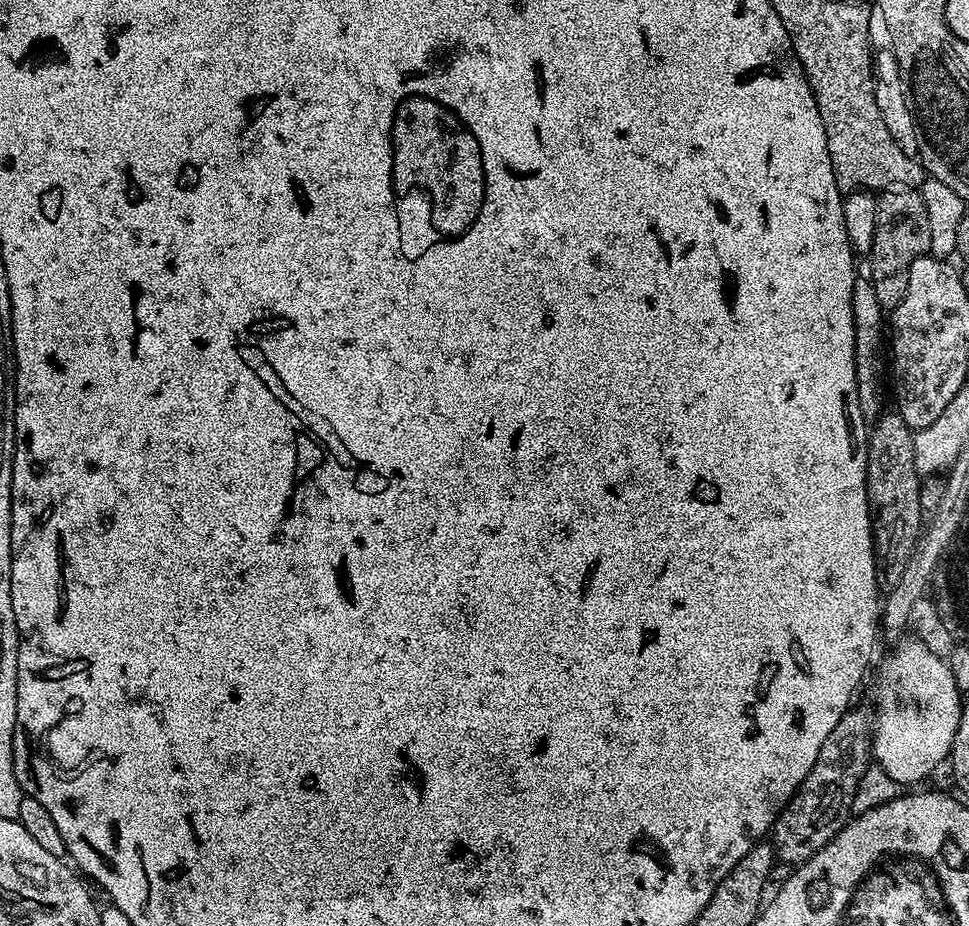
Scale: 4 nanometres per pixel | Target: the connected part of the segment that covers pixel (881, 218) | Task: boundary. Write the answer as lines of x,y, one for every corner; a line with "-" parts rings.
885,191
877,199
875,227
870,253
872,260
870,279
874,286
874,294
878,294
880,307
891,310
898,307
902,298
906,298
910,282
910,266
914,266
918,257
929,255
930,218
926,218
926,202
922,202
919,191

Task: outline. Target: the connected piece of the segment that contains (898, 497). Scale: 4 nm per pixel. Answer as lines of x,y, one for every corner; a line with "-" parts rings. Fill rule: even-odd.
888,410
875,417
868,438
868,513
872,519
872,550
876,553
876,582
881,593
898,586
898,578
902,578
902,570
906,570
906,562
910,562
917,543
922,535
922,517
919,506
919,492
922,477
914,466
914,432
906,426
899,411

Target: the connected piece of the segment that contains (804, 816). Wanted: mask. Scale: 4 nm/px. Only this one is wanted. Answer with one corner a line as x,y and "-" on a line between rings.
859,706
853,707
834,726
830,738
822,742
822,750
818,750
818,758
814,766
810,766
810,774
800,783
799,790
792,795
791,802
780,812
779,818
772,826
770,833
771,843
776,849
776,855
781,861
784,860
788,866
799,866
806,863
822,846
826,846
844,829
850,817
853,815
851,802
854,801
854,794
858,789
858,784
862,781
862,776
869,768
872,760
872,722
873,717
868,716

